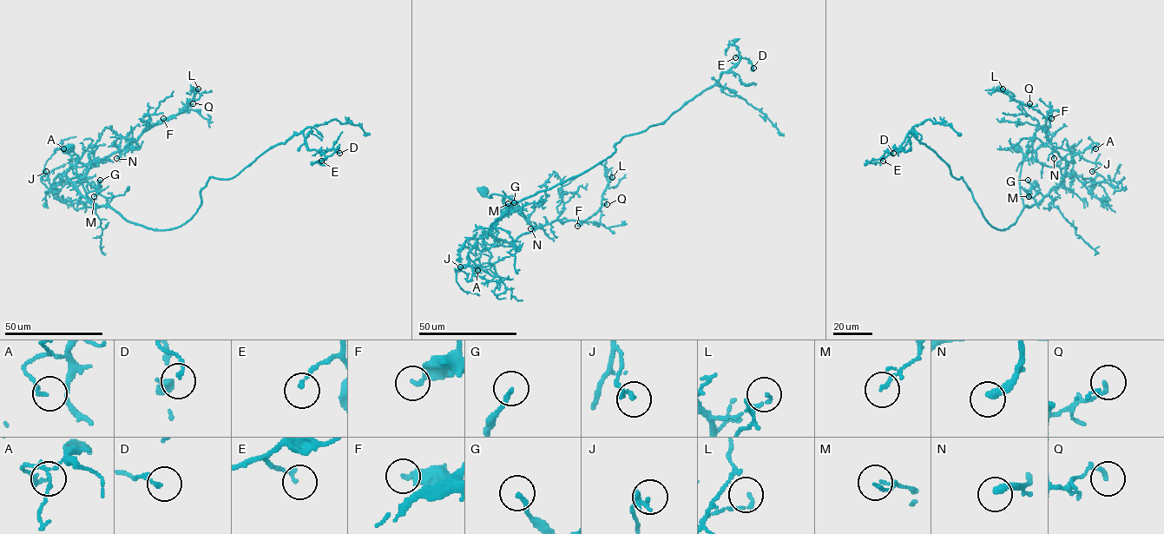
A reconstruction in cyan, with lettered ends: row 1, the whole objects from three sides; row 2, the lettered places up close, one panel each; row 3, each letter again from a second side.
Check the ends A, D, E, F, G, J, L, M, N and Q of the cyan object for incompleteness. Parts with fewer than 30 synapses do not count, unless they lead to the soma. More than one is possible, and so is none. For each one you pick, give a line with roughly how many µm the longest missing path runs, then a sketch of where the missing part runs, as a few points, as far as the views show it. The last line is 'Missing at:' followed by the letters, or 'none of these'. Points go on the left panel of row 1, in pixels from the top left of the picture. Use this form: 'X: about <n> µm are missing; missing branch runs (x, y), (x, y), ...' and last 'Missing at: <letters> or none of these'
G: about 10 µm are missing
Missing at: G

